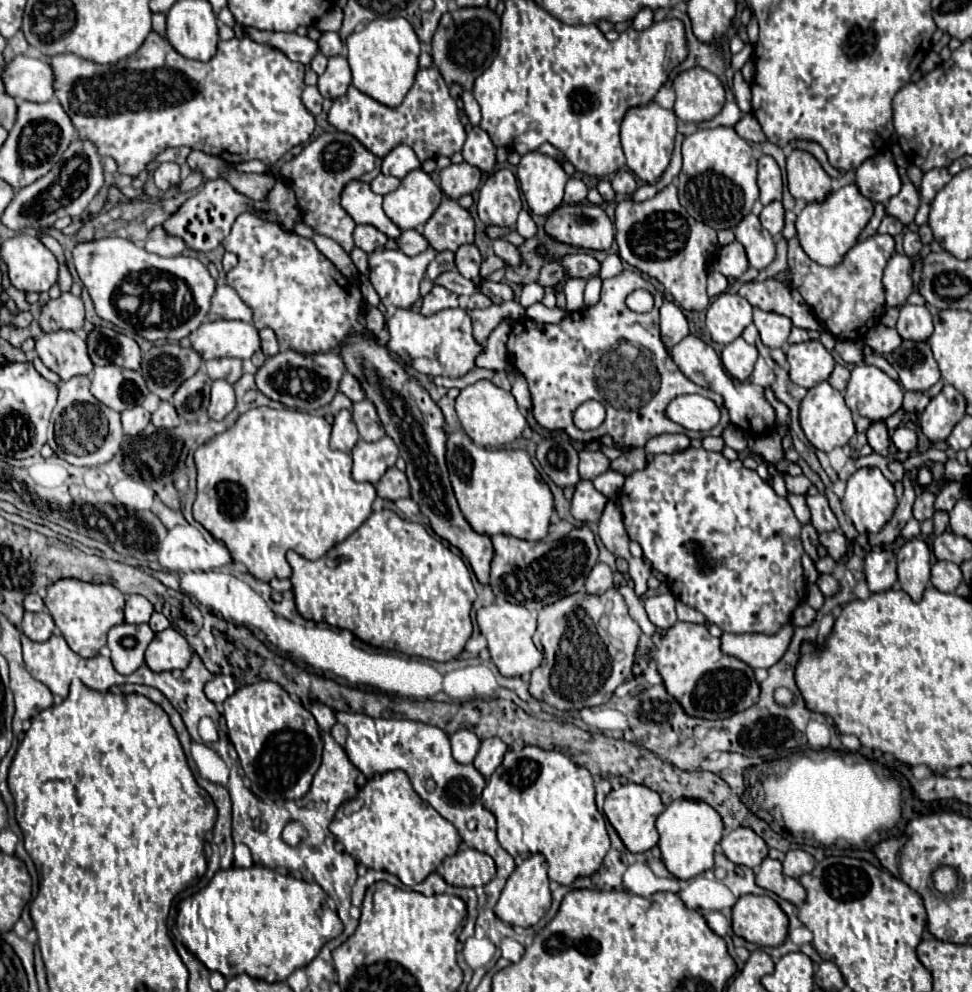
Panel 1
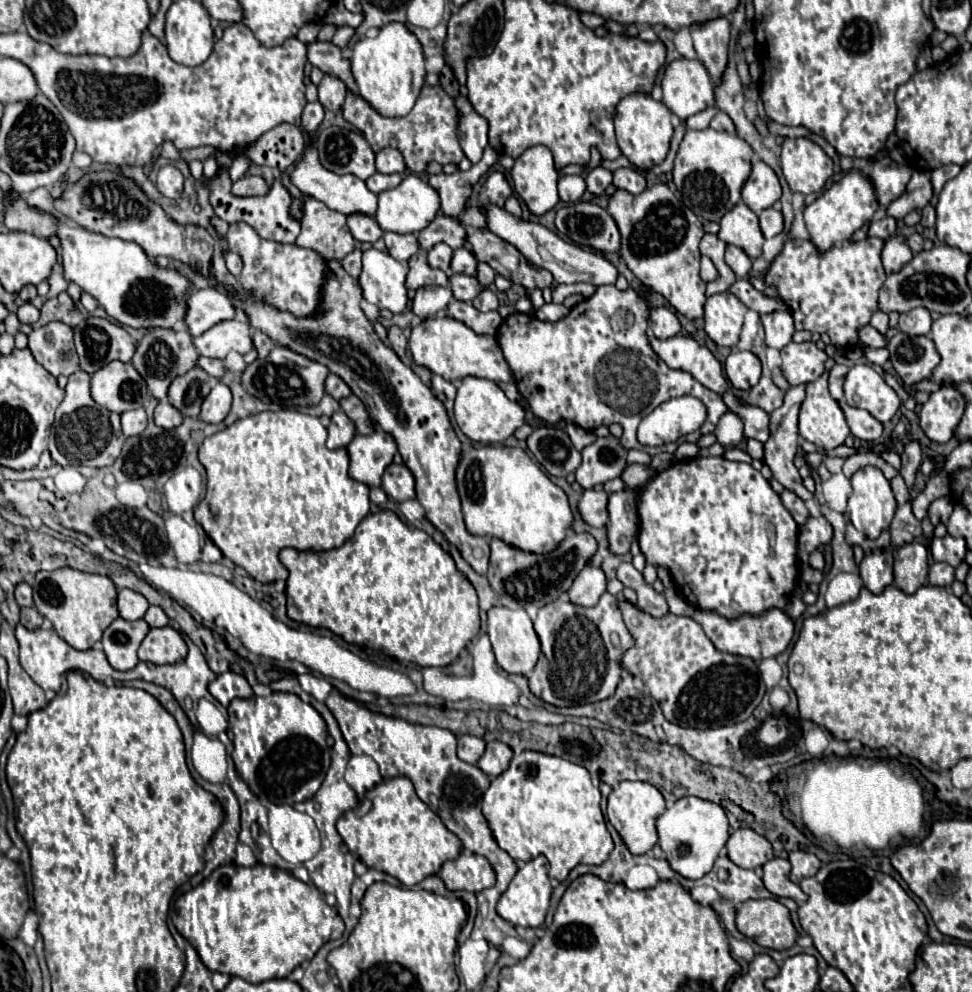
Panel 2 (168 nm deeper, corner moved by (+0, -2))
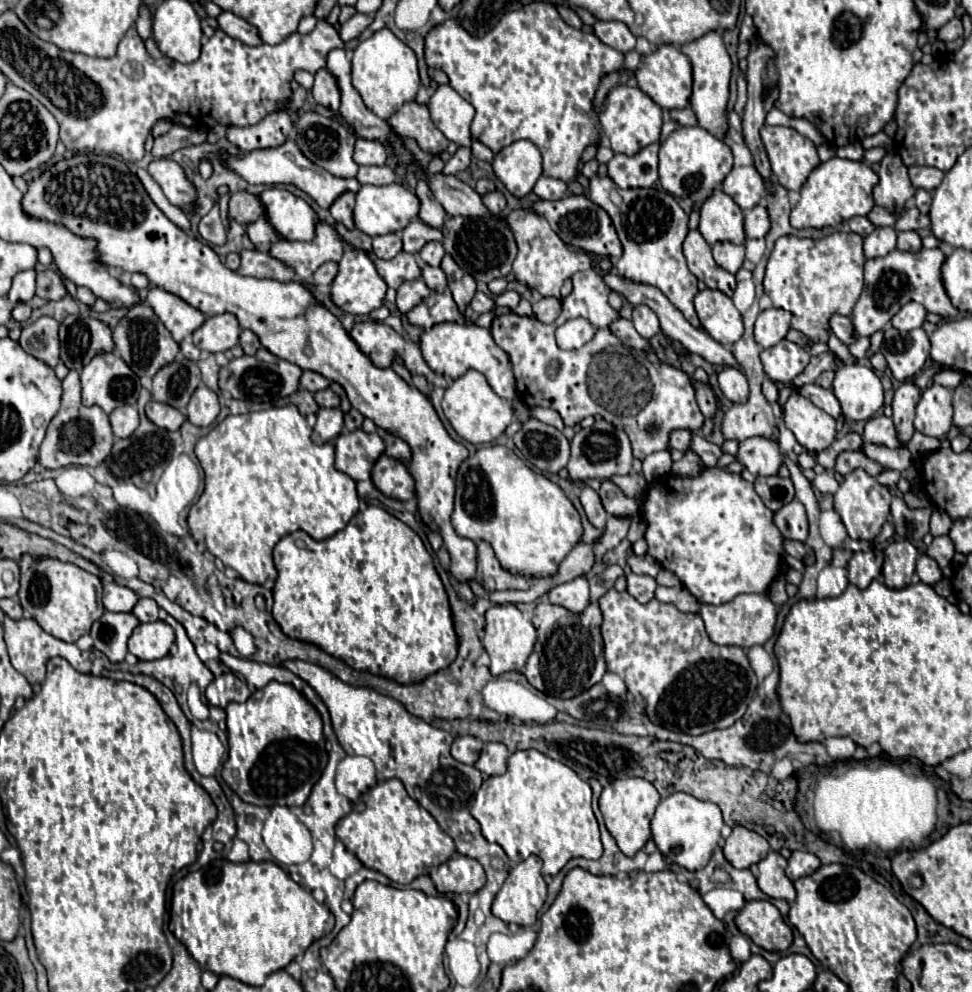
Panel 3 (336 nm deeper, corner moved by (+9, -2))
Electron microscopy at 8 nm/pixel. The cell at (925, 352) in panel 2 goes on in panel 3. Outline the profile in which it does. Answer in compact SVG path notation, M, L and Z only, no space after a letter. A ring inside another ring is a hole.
M890 322L884 326L882 354L892 370L892 376L900 382L906 382L920 374L930 356L930 340L922 328L910 332L898 332Z

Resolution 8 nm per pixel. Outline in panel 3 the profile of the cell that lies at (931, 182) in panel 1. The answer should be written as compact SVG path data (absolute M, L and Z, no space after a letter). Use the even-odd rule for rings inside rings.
M874 206L872 212L868 214L868 220L872 224L876 224L876 226L894 226L896 218L898 218L898 214L894 214L894 212L890 212L890 210L882 208L882 206Z

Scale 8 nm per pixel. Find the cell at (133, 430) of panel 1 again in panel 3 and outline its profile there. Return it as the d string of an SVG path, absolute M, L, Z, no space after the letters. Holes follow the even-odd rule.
M134 406L116 408L110 414L110 424L116 438L128 438L138 428L138 410Z

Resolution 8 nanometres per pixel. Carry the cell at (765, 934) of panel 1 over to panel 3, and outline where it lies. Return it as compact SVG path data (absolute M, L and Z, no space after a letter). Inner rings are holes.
M750 900L734 918L738 930L756 946L770 952L784 952L792 944L792 930L770 900Z

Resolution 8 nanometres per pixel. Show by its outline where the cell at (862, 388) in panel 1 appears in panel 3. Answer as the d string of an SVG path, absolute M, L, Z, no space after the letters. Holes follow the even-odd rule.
M846 364L836 370L834 396L850 420L870 420L884 406L884 388L872 368Z

